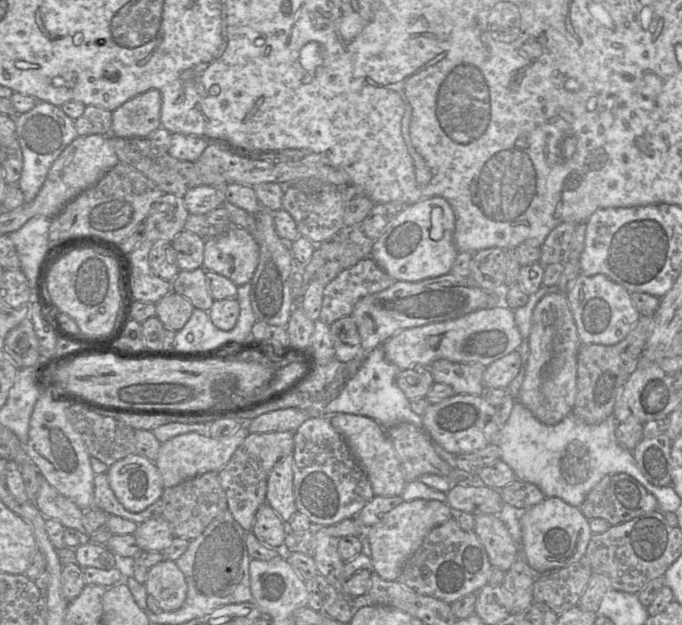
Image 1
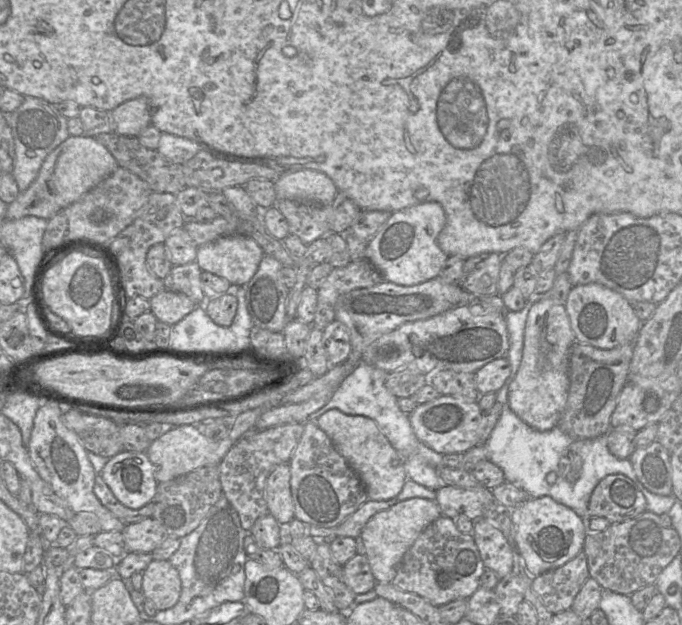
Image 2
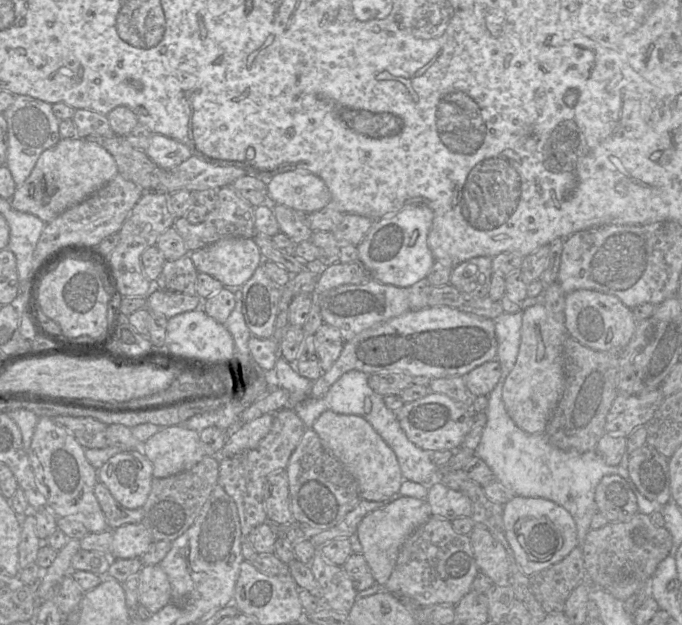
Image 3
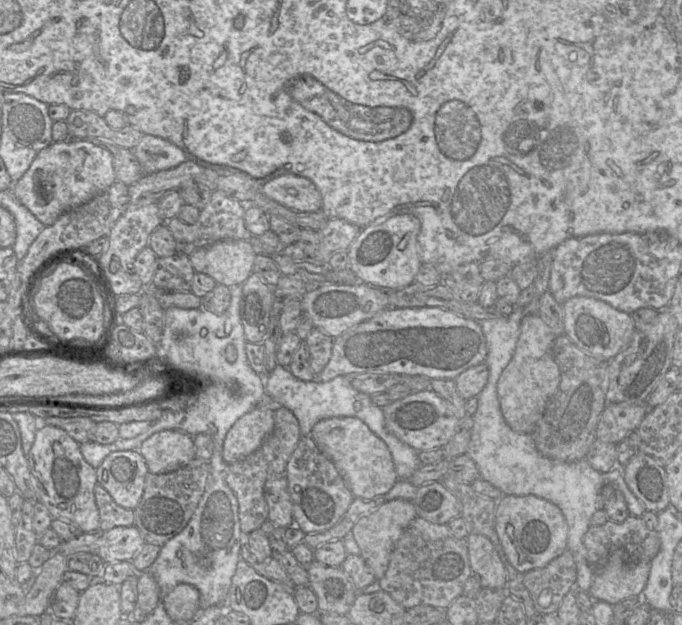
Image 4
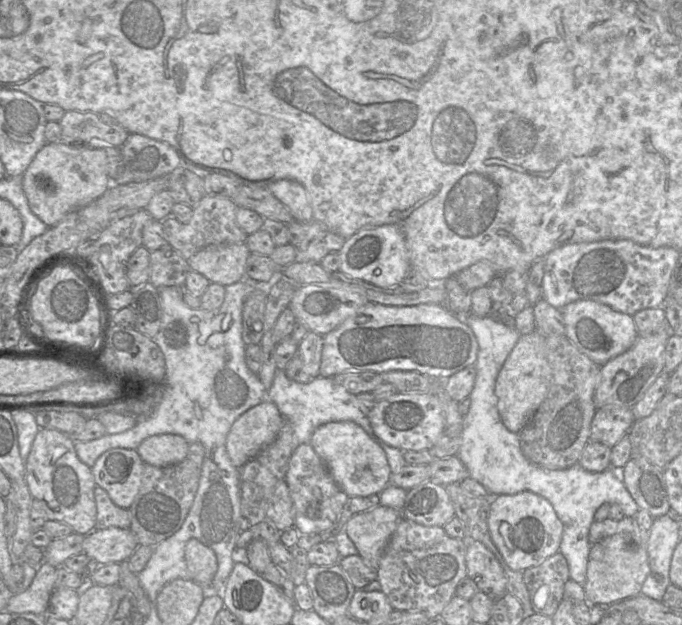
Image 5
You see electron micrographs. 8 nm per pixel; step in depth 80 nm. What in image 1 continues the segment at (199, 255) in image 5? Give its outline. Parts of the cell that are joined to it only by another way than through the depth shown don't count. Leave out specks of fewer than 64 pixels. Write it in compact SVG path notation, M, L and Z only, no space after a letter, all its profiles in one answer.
M231 225L216 236L205 238L203 268L220 274L237 286L249 283L257 269L260 258L259 245L247 230Z

